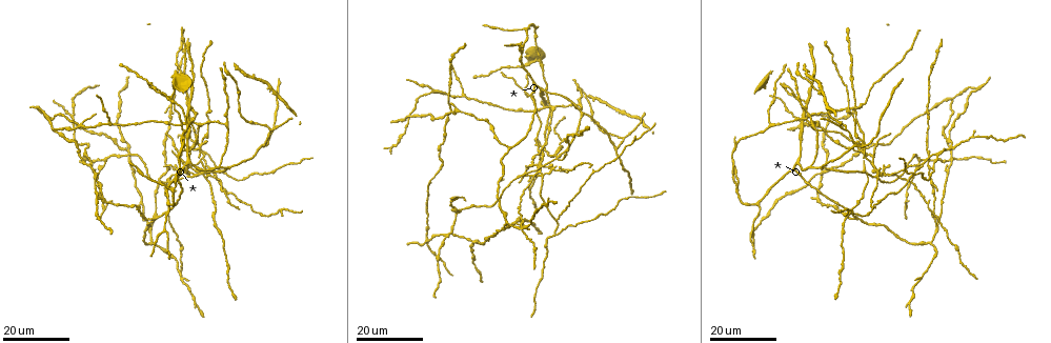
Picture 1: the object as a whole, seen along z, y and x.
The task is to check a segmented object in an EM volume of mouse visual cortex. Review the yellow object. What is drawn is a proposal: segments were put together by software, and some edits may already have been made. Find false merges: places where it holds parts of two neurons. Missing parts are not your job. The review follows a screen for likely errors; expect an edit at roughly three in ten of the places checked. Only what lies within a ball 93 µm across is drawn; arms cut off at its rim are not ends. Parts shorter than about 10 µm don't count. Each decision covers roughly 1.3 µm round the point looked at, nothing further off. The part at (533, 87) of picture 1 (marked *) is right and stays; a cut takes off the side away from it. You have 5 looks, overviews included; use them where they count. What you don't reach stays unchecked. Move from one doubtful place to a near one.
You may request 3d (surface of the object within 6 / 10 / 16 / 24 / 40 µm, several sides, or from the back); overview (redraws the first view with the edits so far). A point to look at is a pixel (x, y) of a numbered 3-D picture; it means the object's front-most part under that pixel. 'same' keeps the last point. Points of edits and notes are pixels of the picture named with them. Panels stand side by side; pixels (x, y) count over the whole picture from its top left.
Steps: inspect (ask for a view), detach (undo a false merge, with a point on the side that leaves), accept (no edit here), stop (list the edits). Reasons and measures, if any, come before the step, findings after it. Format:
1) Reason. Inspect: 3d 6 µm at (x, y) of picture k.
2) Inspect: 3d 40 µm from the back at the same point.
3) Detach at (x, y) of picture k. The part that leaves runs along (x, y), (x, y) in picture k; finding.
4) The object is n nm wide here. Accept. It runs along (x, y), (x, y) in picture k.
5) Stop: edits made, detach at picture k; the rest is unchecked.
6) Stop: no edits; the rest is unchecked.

Three arms meet. Inspect: 3d 16 µm at (822, 172) of picture 1.

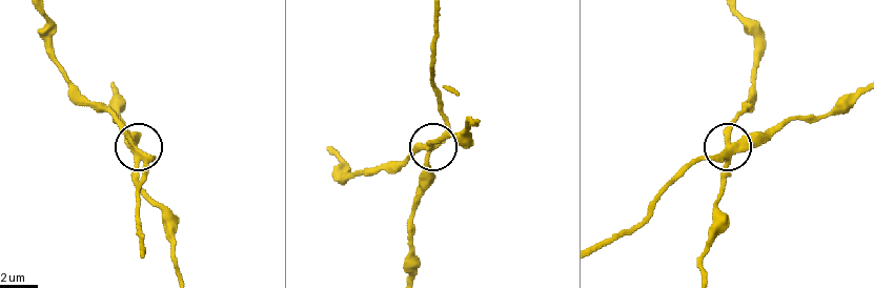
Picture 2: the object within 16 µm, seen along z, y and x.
Inspect: 3d 10 µm at (133, 142) of picture 2.

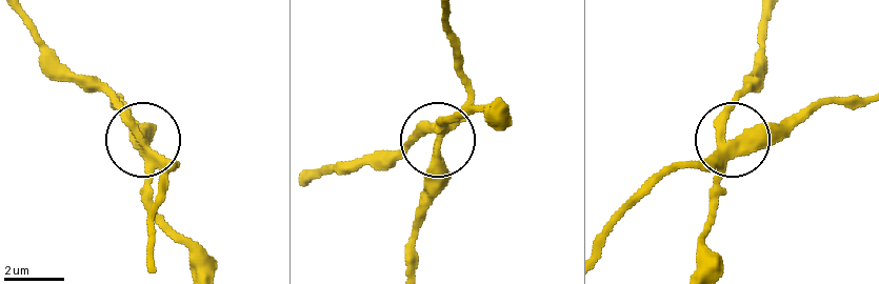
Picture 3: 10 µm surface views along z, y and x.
3 arms meet here. Detach at (432, 169) of picture 3. The part that leaves runs along (721, 154), (779, 141), (824, 103), (862, 100) in picture 3; a second neuron is stuck on.

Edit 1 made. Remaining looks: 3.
Inspect: overview.

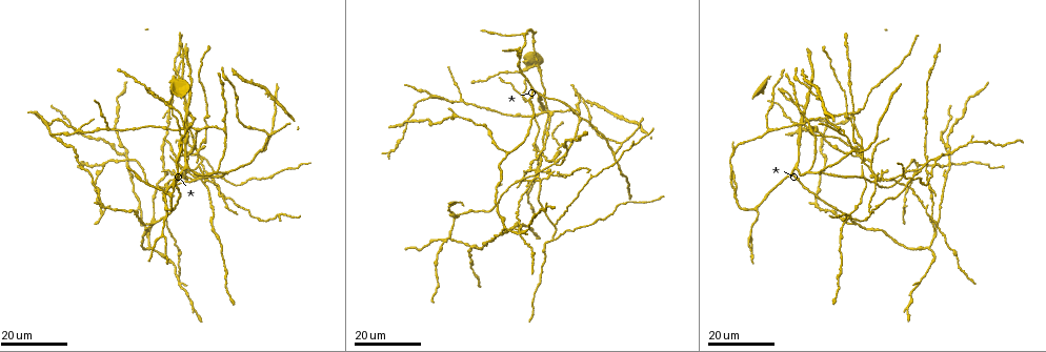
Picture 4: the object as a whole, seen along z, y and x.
Three arms meet. Inspect: 3d 24 µm at (918, 165) of picture 4.

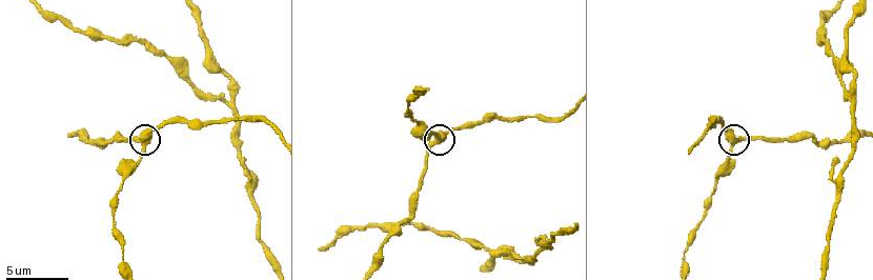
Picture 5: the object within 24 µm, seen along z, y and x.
Inspect: 3d 6 µm at (143, 143) of picture 5.

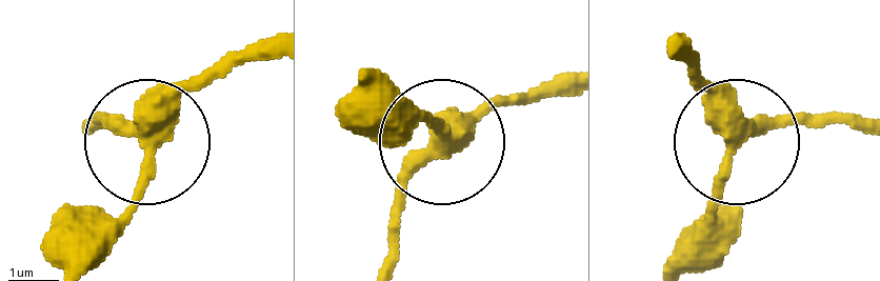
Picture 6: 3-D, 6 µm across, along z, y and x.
Accept. It runs along (564, 79), (501, 96), (443, 138), (401, 117) in picture 6; continuous, no second neuron.

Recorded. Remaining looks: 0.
Stop: edits made, detach at picture 3; the rest is unchecked.

